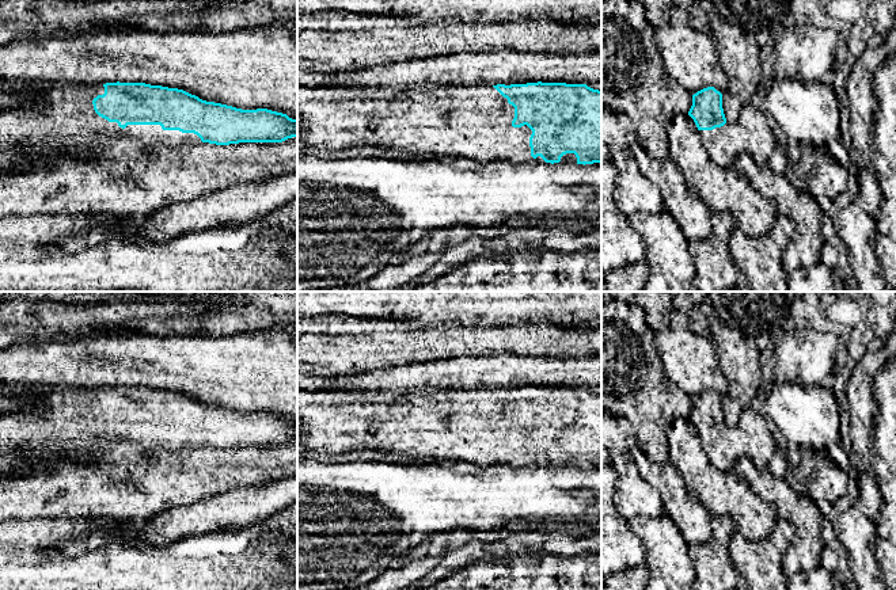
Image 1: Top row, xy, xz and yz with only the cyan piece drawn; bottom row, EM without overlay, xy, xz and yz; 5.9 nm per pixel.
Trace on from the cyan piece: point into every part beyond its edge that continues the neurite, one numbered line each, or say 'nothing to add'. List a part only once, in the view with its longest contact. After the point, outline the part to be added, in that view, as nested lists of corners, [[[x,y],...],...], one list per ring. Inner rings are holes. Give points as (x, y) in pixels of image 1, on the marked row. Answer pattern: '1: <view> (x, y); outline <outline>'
1: xy (60, 115); outline [[[65,81],[29,83],[26,106],[0,110],[0,172],[18,165],[22,155],[54,149],[77,157],[109,146],[115,136],[132,136],[144,149],[201,144],[194,133],[163,130],[160,125],[119,127],[99,117],[92,100],[105,94],[103,84]]]

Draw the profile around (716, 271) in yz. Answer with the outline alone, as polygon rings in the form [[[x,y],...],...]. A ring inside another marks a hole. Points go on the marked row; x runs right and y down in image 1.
[[[713,212],[709,236],[688,244],[696,264],[694,285],[701,292],[732,292],[737,289],[740,271],[732,262],[728,247],[730,233],[734,229],[734,221],[729,212]]]

